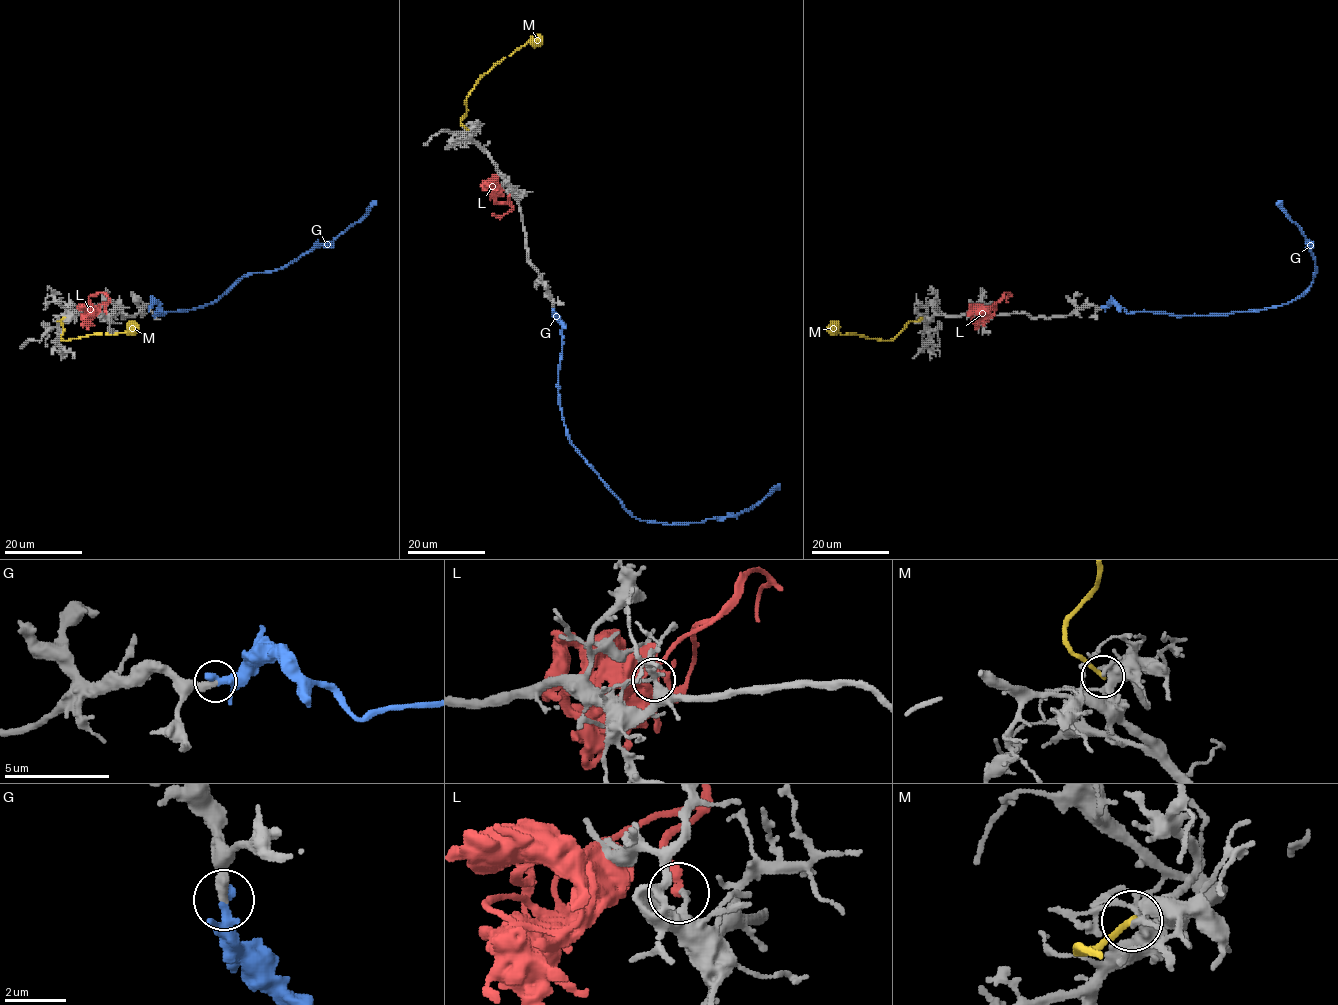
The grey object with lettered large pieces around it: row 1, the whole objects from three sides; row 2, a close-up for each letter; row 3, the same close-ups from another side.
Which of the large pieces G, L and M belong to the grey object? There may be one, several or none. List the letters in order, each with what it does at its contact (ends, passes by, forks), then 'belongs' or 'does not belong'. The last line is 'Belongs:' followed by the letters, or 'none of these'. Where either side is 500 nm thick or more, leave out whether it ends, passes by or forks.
G: it passes by | belongs
L: it ends | does not belong
M: it ends | does not belong
Belongs: G

